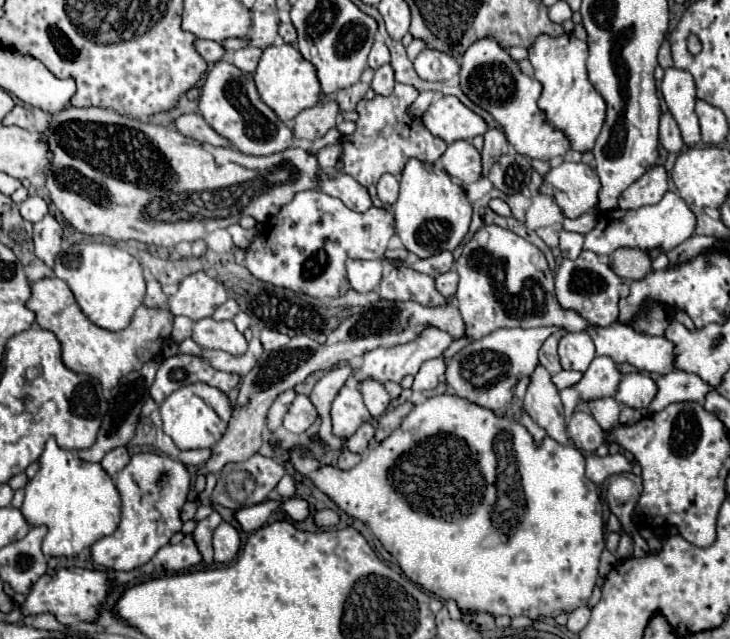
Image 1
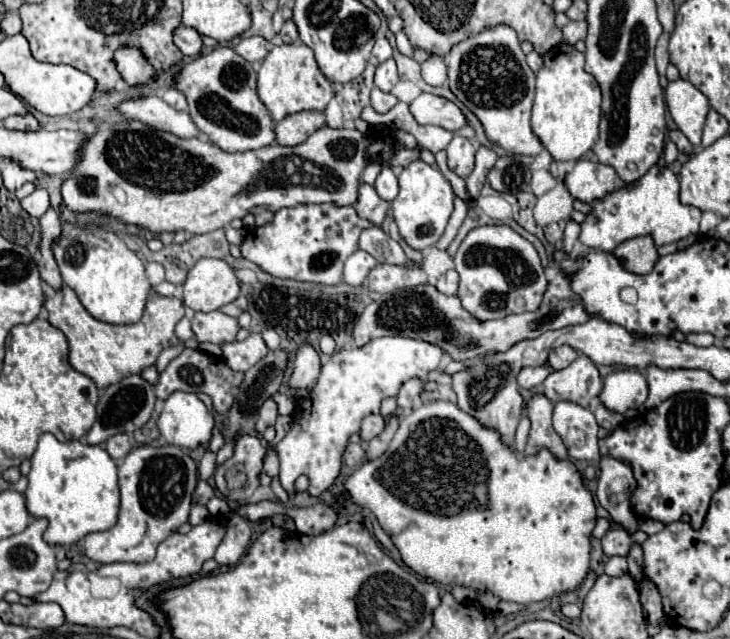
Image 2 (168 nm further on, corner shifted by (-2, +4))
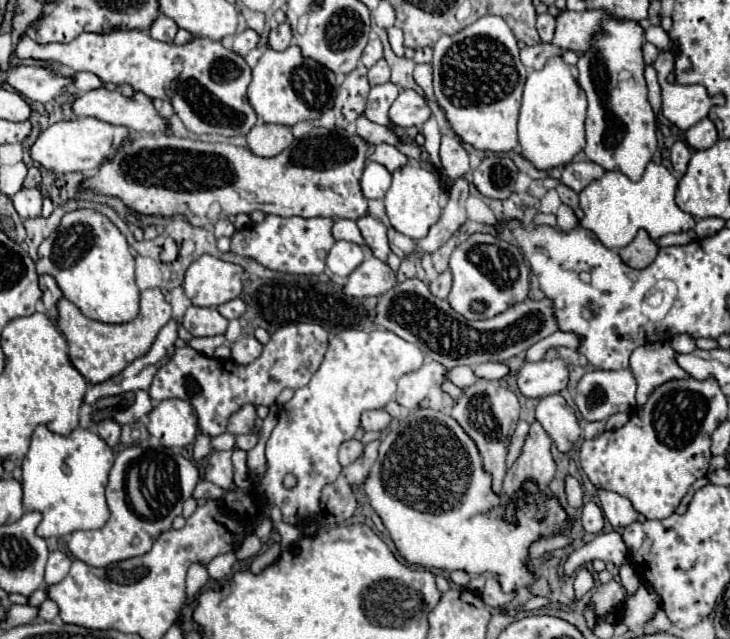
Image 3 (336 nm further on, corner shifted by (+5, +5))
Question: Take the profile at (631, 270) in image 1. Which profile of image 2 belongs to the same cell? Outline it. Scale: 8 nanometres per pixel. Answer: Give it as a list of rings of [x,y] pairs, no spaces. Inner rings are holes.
[[[651,235],[635,237],[635,239],[621,243],[615,249],[615,257],[621,261],[621,265],[625,265],[625,269],[629,269],[631,273],[637,273],[637,275],[649,273],[659,259],[657,247],[655,247]]]

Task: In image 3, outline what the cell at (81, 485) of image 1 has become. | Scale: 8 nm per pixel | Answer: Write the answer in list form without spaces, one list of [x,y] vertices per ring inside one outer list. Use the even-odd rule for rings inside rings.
[[[38,426],[32,434],[30,450],[22,460],[24,508],[36,510],[44,516],[36,534],[42,538],[60,538],[76,530],[102,528],[110,518],[104,490],[112,462],[112,450],[92,430],[76,428],[64,438],[50,432],[46,426]]]

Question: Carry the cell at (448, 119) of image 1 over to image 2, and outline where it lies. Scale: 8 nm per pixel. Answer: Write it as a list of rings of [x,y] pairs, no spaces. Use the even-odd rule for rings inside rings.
[[[421,93],[417,99],[413,99],[409,103],[409,111],[419,125],[437,125],[447,131],[457,131],[459,127],[467,125],[455,103],[431,93]]]

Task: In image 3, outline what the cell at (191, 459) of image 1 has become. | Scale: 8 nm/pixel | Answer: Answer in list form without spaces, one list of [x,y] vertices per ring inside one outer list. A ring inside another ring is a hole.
[[[224,432],[222,436],[212,438],[212,448],[214,450],[232,450],[234,442],[236,442],[236,438],[230,432]]]

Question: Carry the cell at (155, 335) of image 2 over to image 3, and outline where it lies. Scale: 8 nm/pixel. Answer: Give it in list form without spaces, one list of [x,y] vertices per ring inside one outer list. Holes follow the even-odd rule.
[[[158,288],[142,292],[139,314],[132,322],[126,324],[104,324],[90,320],[70,300],[60,298],[56,328],[68,342],[68,356],[72,366],[86,378],[88,384],[100,384],[122,372],[122,368],[126,368],[130,362],[134,362],[150,350],[158,336],[158,330],[162,330],[170,322],[170,312],[172,306],[164,300],[164,294]]]

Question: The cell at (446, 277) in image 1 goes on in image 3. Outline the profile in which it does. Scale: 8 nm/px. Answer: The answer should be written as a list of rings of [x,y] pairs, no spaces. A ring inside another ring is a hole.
[[[448,270],[442,272],[442,274],[438,274],[438,278],[430,282],[430,292],[432,292],[434,296],[442,298],[442,300],[448,298],[450,288],[452,288],[452,274],[450,274]]]

